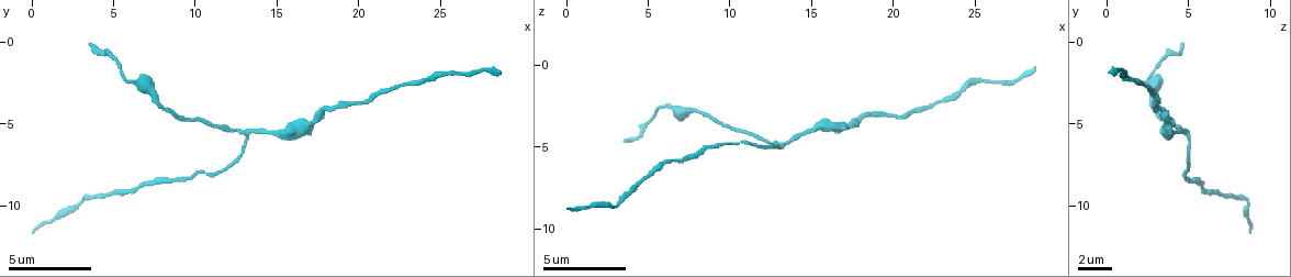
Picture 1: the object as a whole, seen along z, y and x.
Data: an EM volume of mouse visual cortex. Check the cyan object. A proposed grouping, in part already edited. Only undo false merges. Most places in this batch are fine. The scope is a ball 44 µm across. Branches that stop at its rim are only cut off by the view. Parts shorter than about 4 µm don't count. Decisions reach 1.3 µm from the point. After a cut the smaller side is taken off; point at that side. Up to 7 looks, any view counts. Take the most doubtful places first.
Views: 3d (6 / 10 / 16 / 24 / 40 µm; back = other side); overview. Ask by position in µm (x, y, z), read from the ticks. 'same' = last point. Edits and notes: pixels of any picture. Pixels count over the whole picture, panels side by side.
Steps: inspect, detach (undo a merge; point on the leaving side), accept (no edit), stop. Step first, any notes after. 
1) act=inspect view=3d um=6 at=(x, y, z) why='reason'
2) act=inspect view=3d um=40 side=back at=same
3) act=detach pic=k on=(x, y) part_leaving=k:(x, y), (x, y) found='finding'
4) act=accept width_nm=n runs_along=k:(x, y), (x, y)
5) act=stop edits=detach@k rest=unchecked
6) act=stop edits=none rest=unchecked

act=inspect view=3d um=16 at=(14.0, 5.4, 4.6)

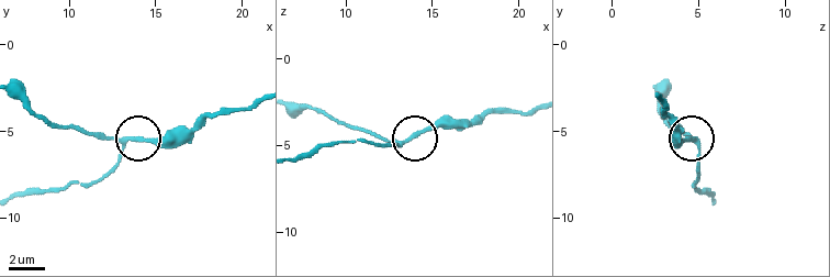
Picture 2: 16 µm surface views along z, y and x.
act=accept side_arm_um=18 found='one cell here'

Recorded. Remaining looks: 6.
act=inspect view=3d um=10 at=(7.0, 8.6, 6.0) why='a narrow waist'

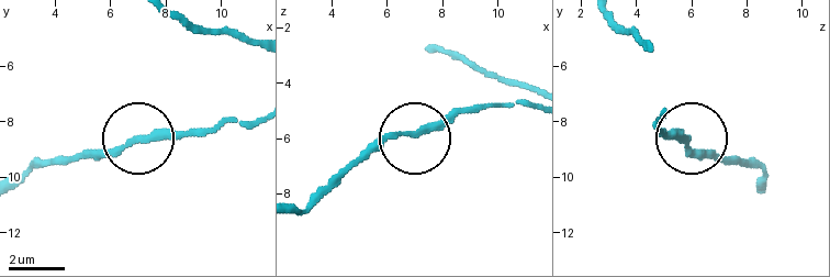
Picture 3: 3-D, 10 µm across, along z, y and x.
act=accept width_nm=220 found='all the same cell'

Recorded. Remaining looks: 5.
act=inspect view=3d um=16 at=(18.0, 4.2, 3.2) why='thick turns thin'

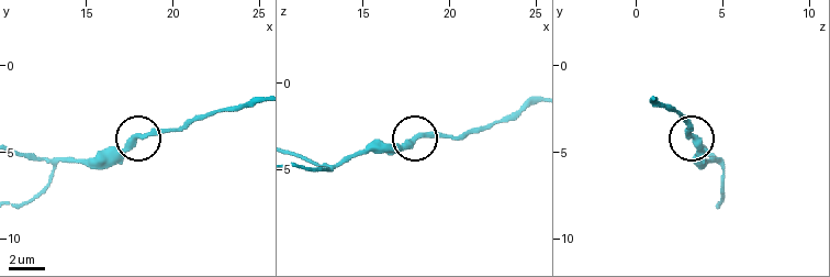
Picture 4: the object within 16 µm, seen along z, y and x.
act=inspect view=3d um=6 at=(18.1, 4.0, 3.1)

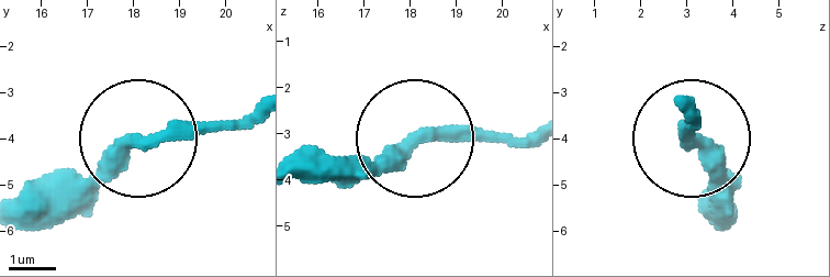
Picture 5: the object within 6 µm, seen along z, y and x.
act=accept width_nm=340 runs_along=5:(18, 200), (77, 191), (147, 136), (254, 124) found='all the same cell'

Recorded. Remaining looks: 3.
act=inspect view=3d um=6 at=(6.4, 2.6, 2.8)

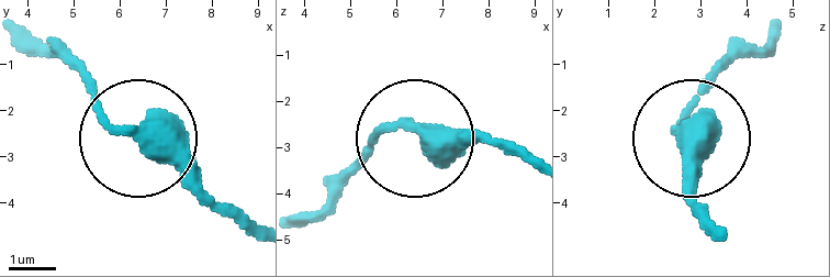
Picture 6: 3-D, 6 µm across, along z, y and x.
act=accept found='continuous, no second cell'

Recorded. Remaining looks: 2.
act=stop edits=none rest=unchecked

